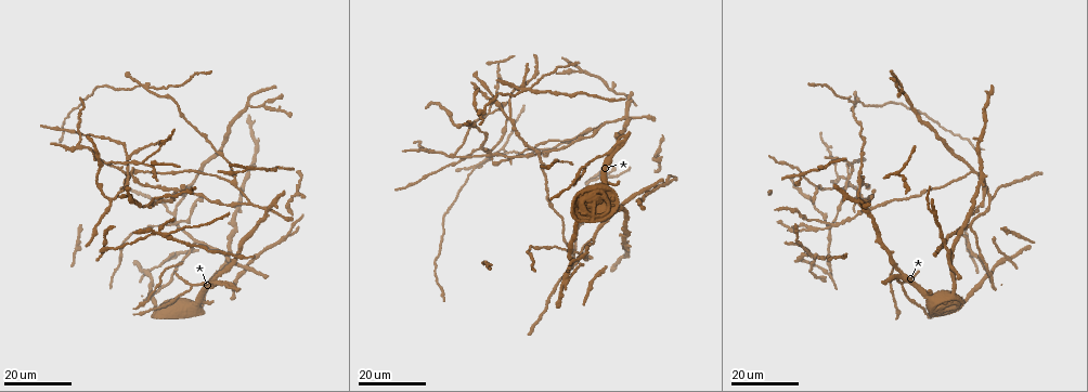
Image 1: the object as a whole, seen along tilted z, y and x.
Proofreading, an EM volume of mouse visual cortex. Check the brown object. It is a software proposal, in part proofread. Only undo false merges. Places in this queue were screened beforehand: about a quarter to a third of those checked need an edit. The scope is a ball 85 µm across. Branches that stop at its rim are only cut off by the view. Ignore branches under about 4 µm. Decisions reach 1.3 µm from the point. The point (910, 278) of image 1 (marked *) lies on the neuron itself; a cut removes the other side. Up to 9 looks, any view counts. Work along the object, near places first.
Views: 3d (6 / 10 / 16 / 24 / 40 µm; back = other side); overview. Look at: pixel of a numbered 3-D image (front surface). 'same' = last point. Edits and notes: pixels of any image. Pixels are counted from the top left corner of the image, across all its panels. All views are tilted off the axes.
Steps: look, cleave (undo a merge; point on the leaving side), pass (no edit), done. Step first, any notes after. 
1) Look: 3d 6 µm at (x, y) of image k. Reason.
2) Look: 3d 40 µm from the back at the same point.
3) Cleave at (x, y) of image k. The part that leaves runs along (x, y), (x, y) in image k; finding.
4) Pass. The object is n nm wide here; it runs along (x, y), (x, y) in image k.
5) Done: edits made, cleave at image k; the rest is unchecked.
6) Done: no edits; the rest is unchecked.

Look: 3d 24 µm at (454, 154) of image 1. Three arms meet.

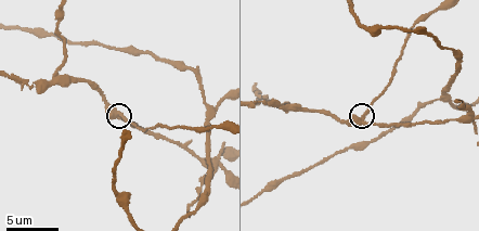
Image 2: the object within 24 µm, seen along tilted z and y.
Look: 3d 10 µm at (119, 113) of image 2.

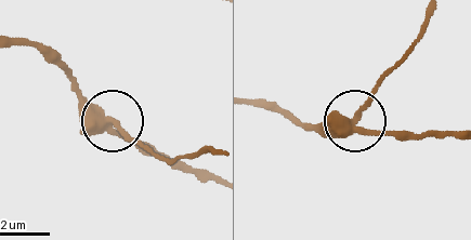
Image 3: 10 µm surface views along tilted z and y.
Cleave at (127, 136) of image 3. The part that leaves runs along (108, 118), (165, 156), (214, 148) in image 3; two neurons meet here.

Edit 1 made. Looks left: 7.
Look: 3d 10 µm at (54, 76) of image 2. Arms part here.

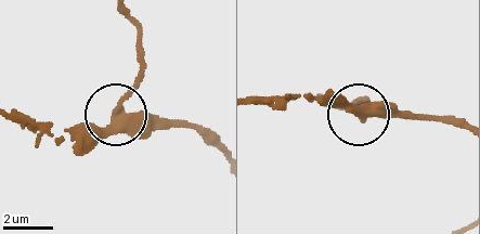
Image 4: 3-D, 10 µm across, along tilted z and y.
Look: 3d 10 µm from the back at (113, 119) of image 4.

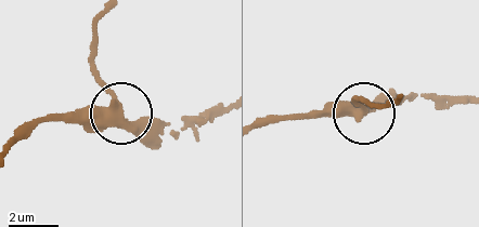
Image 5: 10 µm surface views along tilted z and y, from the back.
Cleave at (106, 84) of image 5. The side arm is 9 µm long; the part that leaves runs along (123, 115), (92, 59), (98, 10) in image 5; two neurons meet here.

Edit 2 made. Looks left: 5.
Look: 3d 24 µm at (231, 182) of image 1.

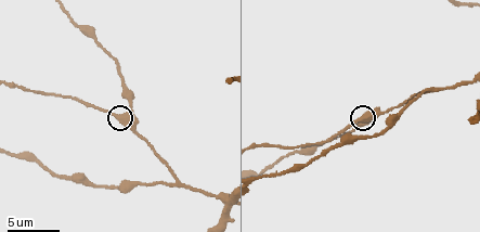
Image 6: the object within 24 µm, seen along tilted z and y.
Look: 3d 10 µm at (363, 118) of image 6.

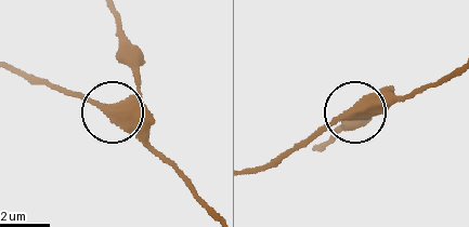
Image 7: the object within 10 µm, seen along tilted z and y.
Look: 3d 6 µm at (114, 108) of image 7.

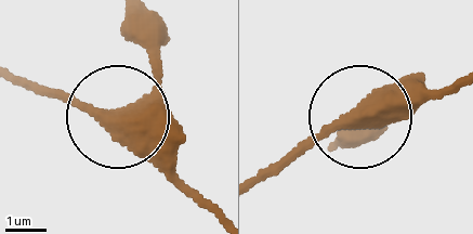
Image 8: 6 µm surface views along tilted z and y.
Pass. It runs along (219, 212), (133, 131), (26, 87) in image 8; all the same neuron.

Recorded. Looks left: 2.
Look: 3d 24 µm at (641, 193) of image 1. Arms part here.

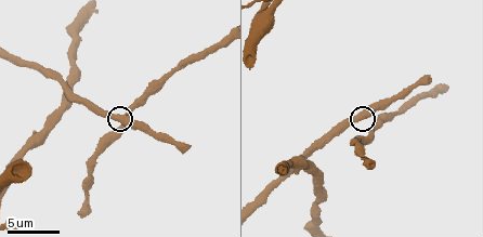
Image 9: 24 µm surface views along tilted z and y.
Look: 3d 10 µm at (367, 116) of image 9.

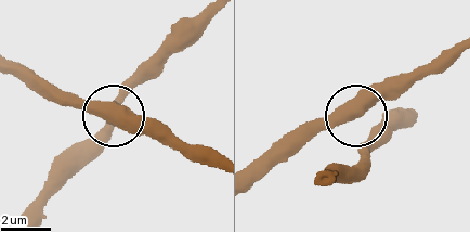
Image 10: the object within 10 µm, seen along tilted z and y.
Pass. The object is 410 nm wide here; it runs along (12, 61), (154, 139) in image 10; continuous, no second neuron.

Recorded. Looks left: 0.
Done: edits made, cleave at image 3, cleave at image 5; the rest is unchecked.

